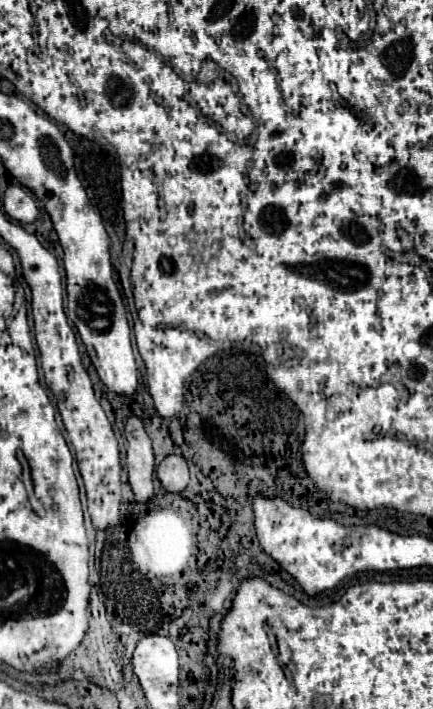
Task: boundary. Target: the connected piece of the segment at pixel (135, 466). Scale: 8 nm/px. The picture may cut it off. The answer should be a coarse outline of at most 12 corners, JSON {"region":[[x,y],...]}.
{"region":[[141,420],[125,422],[127,472],[137,502],[153,496],[155,458]]}

